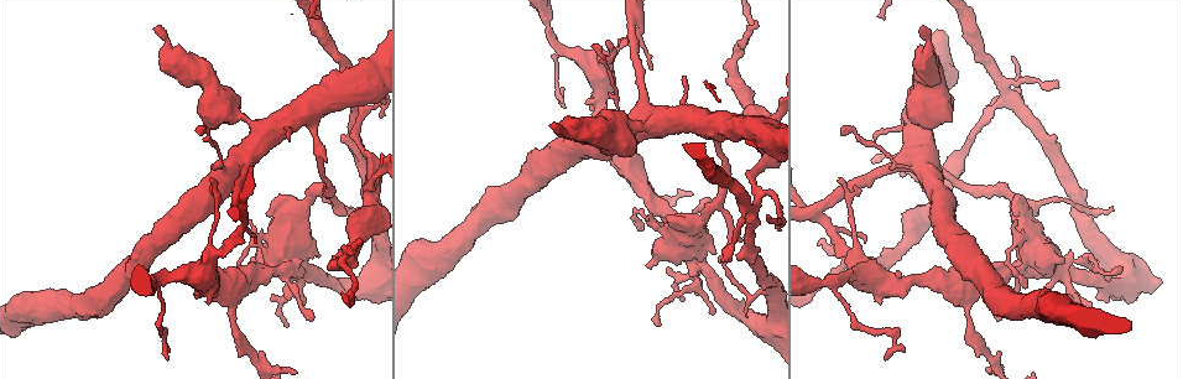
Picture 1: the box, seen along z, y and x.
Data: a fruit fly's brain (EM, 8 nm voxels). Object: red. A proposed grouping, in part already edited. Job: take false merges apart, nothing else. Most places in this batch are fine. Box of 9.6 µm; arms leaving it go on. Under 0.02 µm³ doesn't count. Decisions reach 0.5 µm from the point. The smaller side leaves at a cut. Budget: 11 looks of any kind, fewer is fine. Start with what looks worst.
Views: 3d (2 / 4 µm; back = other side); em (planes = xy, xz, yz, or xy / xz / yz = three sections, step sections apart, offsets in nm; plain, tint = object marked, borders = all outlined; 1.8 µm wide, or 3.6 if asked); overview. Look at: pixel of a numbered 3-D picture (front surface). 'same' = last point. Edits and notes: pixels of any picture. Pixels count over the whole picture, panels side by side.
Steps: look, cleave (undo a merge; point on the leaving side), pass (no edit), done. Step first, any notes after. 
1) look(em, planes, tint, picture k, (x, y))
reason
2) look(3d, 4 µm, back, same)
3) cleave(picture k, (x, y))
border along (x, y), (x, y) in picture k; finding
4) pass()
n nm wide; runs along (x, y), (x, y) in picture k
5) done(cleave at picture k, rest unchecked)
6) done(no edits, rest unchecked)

look(em, xz, step 4, tint, picture 1, (817, 213))
sudden change in width

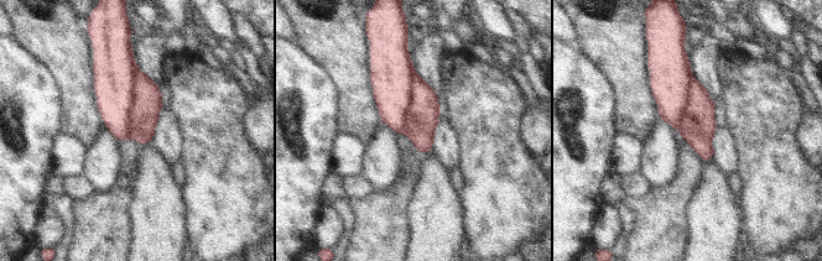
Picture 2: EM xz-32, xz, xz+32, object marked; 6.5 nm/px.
cleave(picture 2, (147, 102))
border along (136, 68), (129, 136) in picture 2; two cells meet here

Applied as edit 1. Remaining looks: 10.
look(overview)

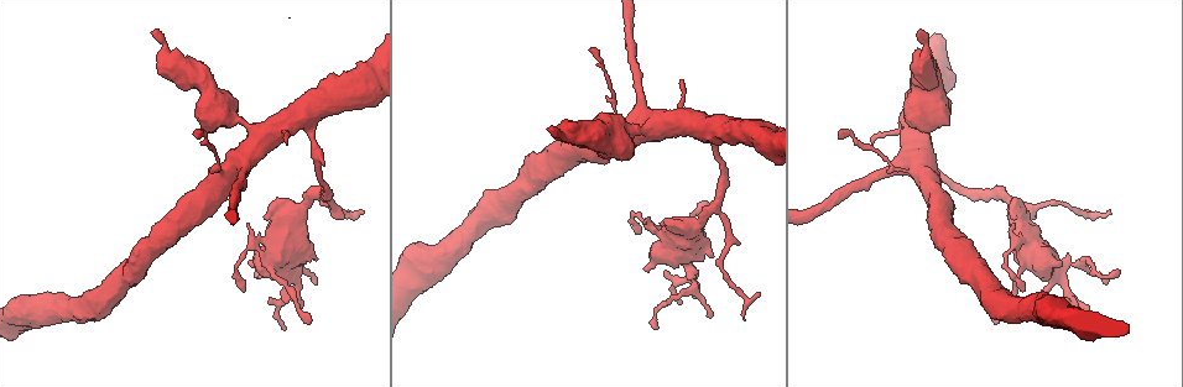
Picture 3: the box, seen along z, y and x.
look(em, 3.6 µm, yz, step 16, plain, picture 3, (255, 133))
sharp bend

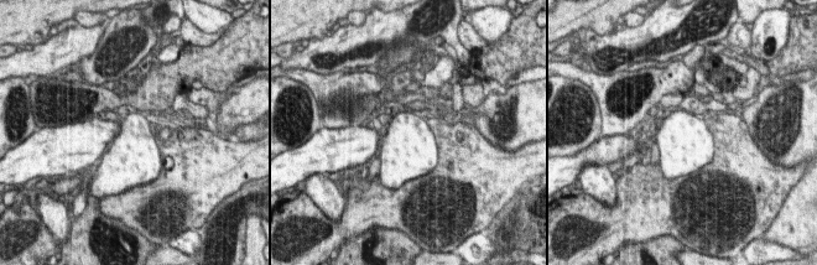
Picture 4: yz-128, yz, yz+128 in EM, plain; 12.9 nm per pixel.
look(em, 3.6 µm, yz, step 16, tint, same)
where the object lies

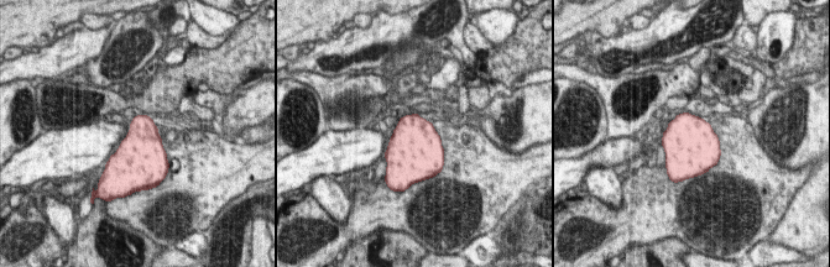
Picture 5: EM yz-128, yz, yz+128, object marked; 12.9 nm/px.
pass()
continuous, no second cell

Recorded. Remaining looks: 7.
done(cleave at picture 2, rest unchecked)

